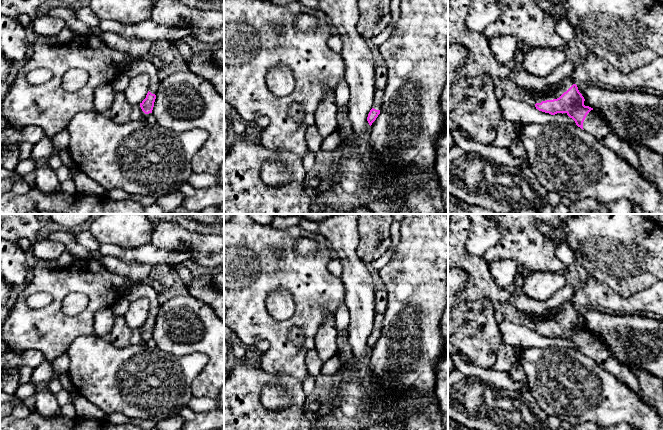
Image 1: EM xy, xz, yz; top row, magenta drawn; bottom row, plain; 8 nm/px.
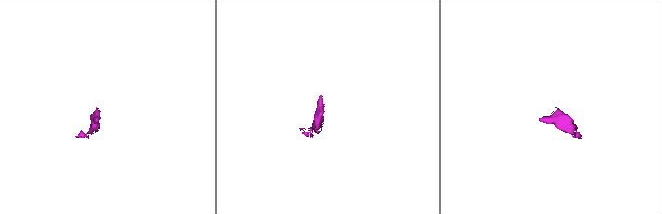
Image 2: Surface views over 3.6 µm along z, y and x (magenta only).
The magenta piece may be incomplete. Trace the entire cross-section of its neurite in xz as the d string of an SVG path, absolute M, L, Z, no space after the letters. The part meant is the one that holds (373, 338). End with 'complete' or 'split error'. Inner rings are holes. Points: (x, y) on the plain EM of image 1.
M376 290L374 298L375 319L373 323L373 331L370 334L367 345L371 350L380 338L387 309L387 293L385 290Z | split error

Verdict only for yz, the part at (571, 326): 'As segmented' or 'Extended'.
Extended

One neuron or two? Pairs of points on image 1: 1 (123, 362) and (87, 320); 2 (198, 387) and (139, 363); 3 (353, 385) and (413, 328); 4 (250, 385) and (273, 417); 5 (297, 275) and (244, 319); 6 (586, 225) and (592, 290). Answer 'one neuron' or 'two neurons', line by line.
1: two neurons
2: two neurons
3: two neurons
4: one neuron
5: one neuron
6: two neurons

